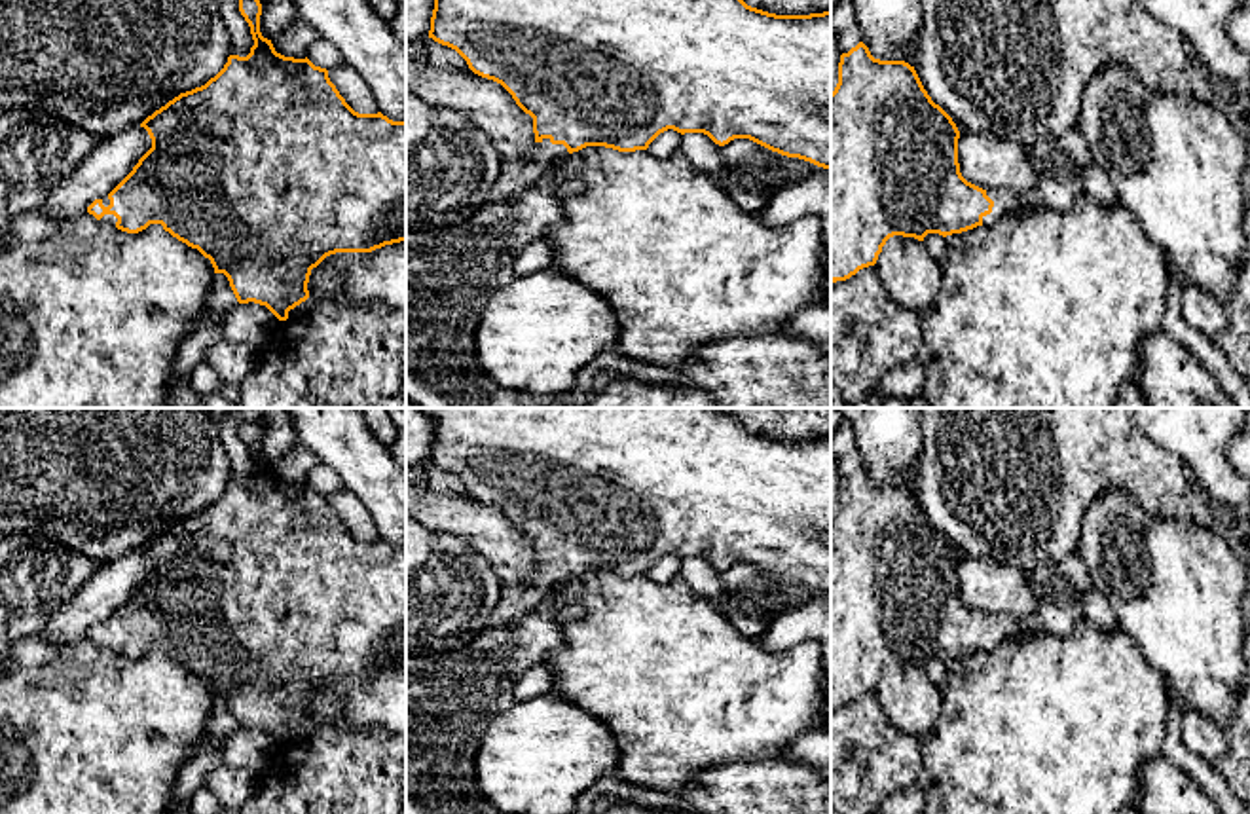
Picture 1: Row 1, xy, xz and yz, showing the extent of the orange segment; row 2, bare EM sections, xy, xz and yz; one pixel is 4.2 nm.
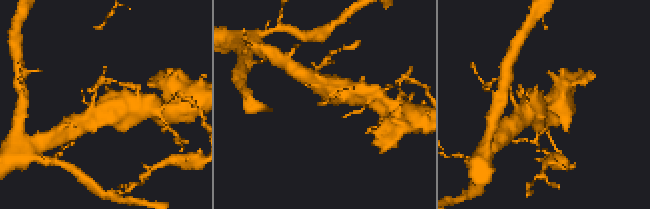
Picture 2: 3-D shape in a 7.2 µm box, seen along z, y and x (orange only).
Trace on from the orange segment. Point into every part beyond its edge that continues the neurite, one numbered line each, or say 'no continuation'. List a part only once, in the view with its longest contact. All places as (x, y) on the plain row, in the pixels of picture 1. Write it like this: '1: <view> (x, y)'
1: xz (516, 602)

